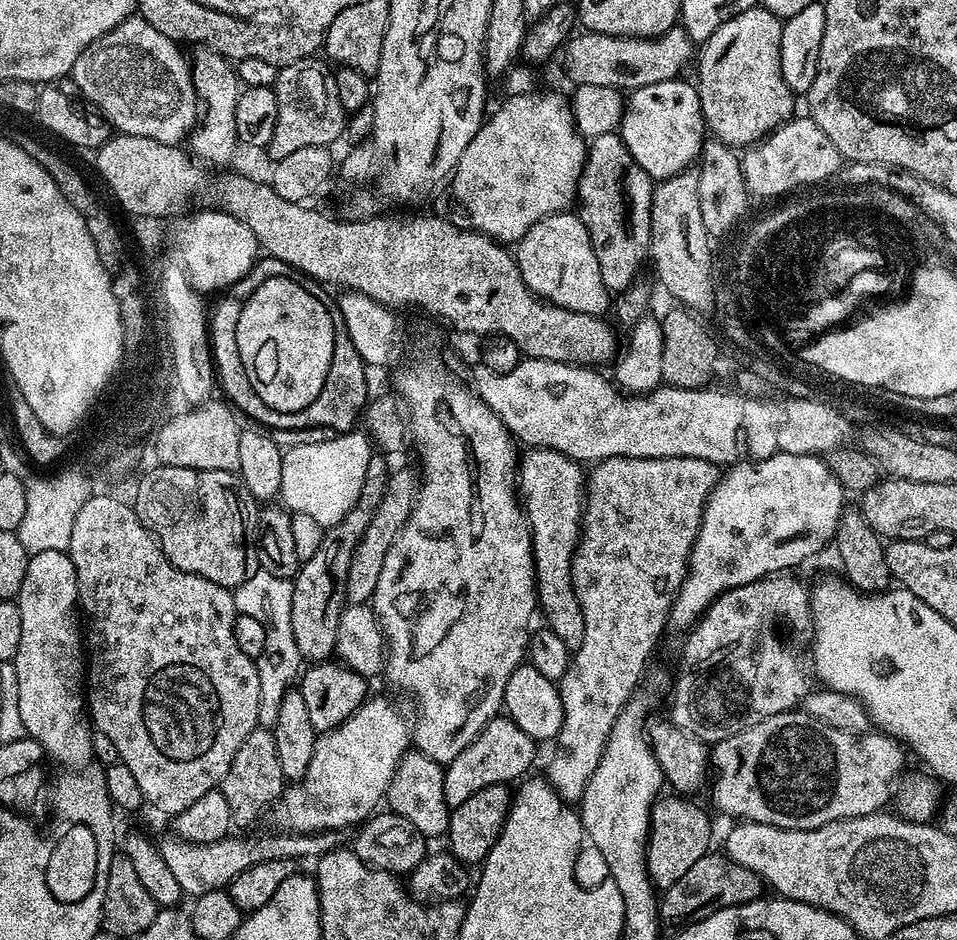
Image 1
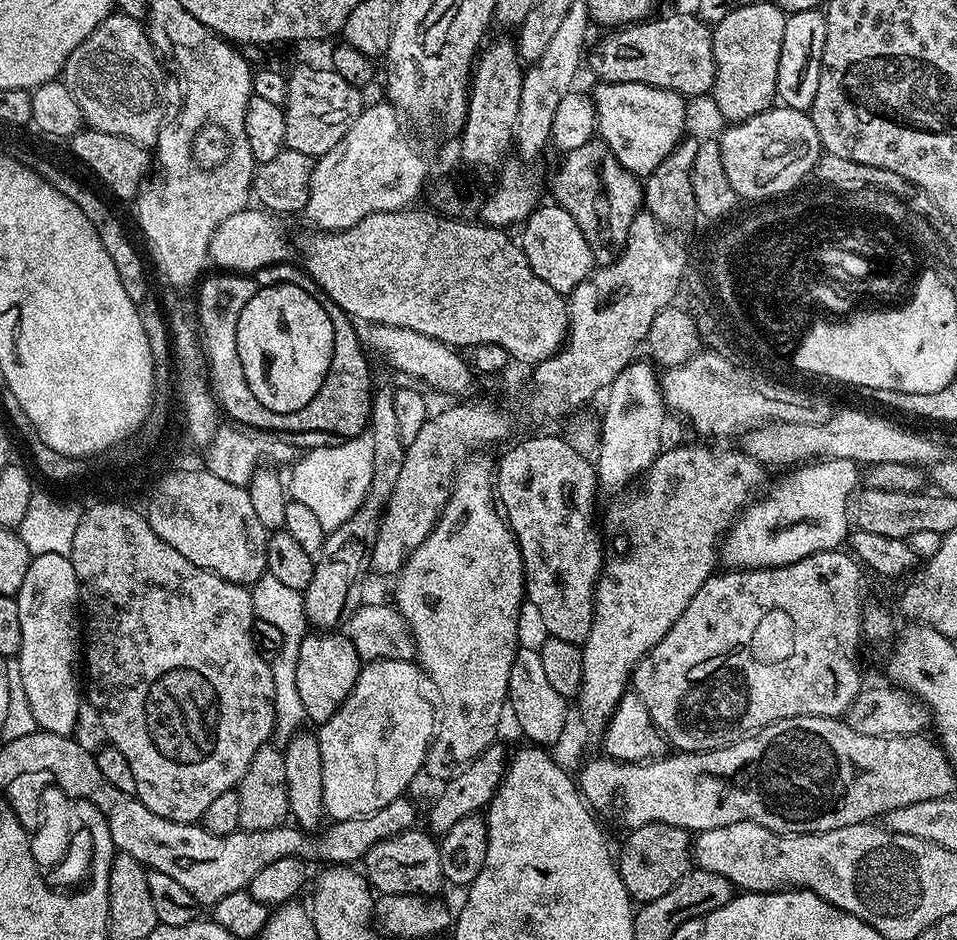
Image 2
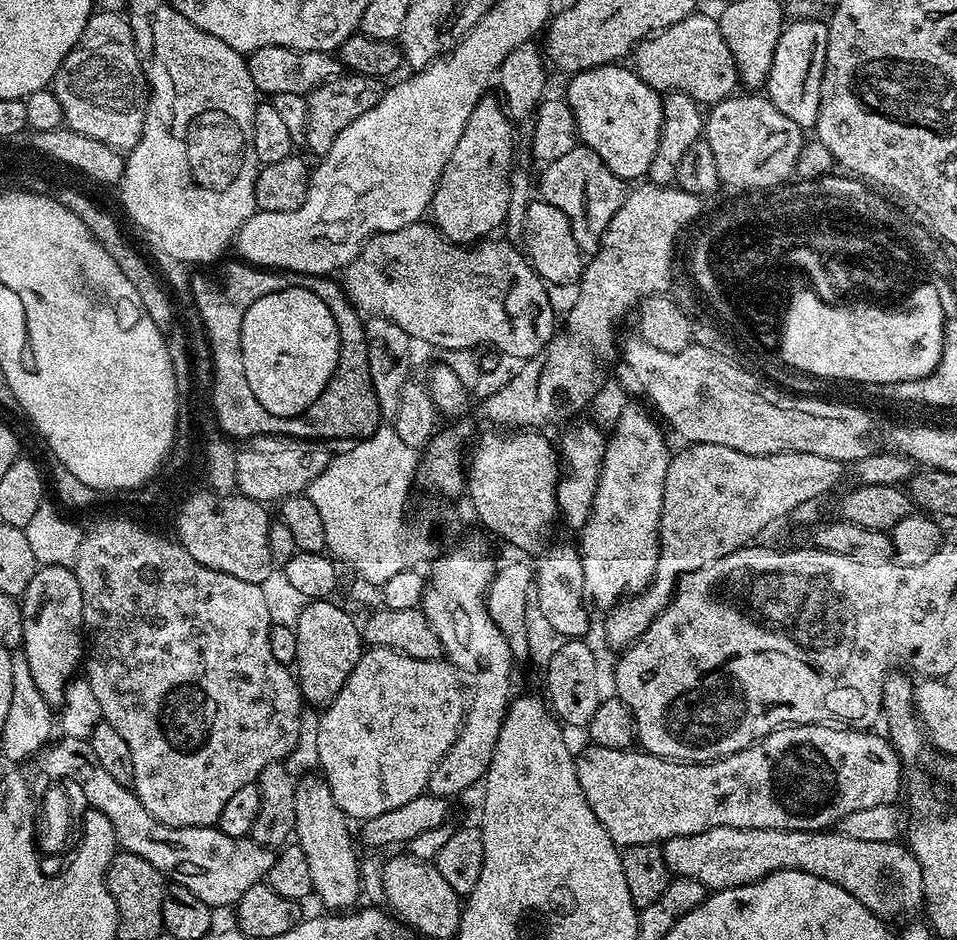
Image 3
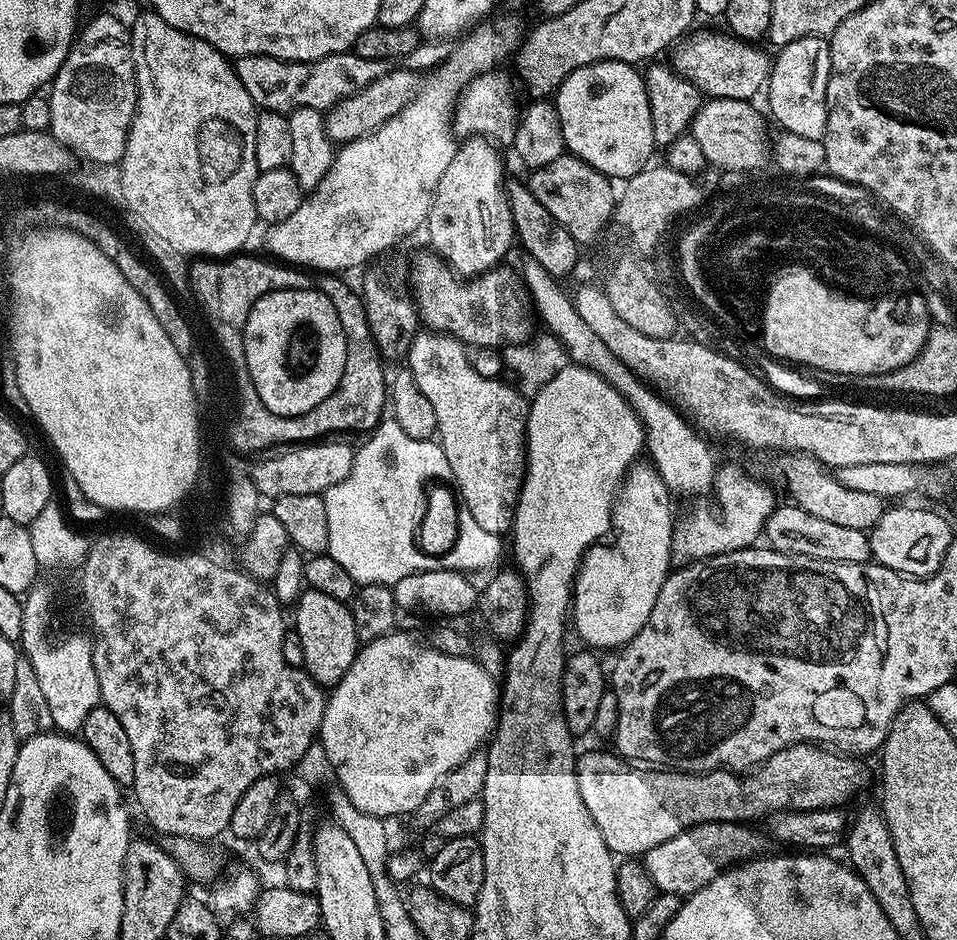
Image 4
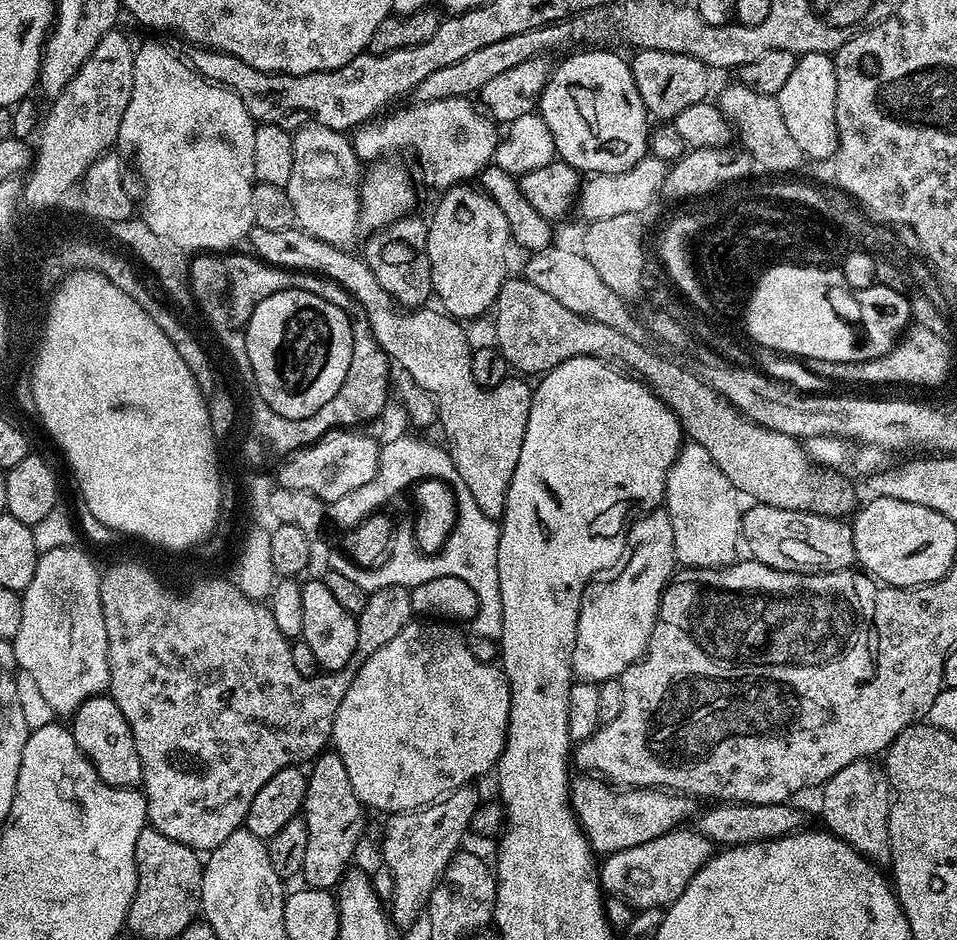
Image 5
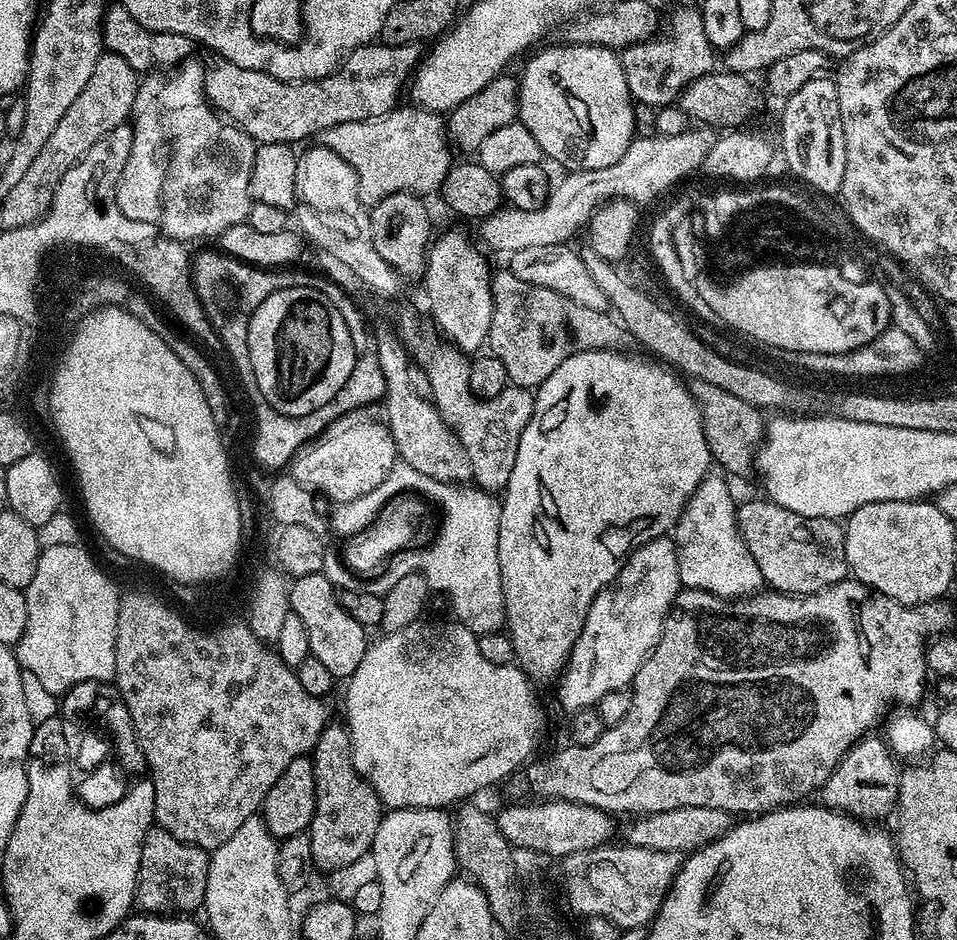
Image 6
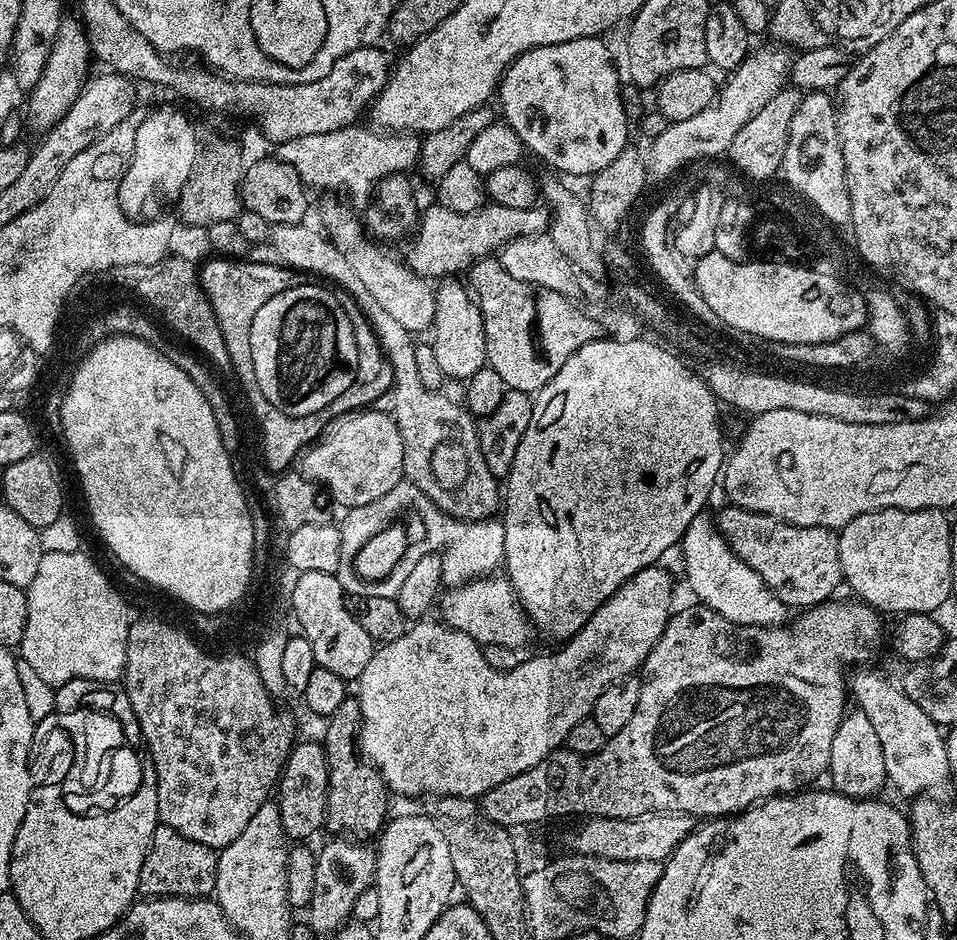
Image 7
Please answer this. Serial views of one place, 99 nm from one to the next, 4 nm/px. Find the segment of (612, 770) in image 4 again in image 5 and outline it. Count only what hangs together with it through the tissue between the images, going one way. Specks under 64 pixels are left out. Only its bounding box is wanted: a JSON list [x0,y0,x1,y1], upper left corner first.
[570,774,694,854]

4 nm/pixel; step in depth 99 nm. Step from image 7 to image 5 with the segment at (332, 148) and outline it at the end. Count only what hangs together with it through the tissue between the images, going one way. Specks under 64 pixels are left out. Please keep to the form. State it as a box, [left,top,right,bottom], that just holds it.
[350,96,498,190]

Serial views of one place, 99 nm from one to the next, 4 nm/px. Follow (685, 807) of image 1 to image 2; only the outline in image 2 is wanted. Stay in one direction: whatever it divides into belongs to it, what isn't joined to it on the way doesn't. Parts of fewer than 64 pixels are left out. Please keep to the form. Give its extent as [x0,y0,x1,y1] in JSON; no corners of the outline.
[618,824,694,905]

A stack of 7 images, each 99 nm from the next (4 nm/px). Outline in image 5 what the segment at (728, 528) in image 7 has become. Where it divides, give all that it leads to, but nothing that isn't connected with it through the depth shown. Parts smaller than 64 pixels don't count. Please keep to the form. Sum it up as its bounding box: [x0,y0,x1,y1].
[742,503,856,572]

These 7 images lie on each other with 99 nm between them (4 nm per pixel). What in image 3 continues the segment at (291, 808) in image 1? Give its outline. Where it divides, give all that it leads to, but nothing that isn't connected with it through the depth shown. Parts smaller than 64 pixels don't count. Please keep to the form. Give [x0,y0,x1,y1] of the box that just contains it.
[318,647,466,822]

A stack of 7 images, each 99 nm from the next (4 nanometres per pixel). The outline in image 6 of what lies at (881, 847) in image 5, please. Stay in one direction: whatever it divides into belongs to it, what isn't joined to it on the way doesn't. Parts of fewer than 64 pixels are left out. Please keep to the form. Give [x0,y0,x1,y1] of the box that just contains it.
[820,735,899,822]

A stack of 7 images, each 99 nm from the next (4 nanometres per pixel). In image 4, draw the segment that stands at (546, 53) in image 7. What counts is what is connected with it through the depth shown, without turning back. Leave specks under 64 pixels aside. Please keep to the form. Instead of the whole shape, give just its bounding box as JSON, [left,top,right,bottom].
[554,60,654,182]

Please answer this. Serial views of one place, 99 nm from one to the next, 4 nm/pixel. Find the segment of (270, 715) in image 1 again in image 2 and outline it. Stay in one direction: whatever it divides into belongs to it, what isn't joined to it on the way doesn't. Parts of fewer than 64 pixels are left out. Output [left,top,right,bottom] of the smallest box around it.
[250,574,306,746]

